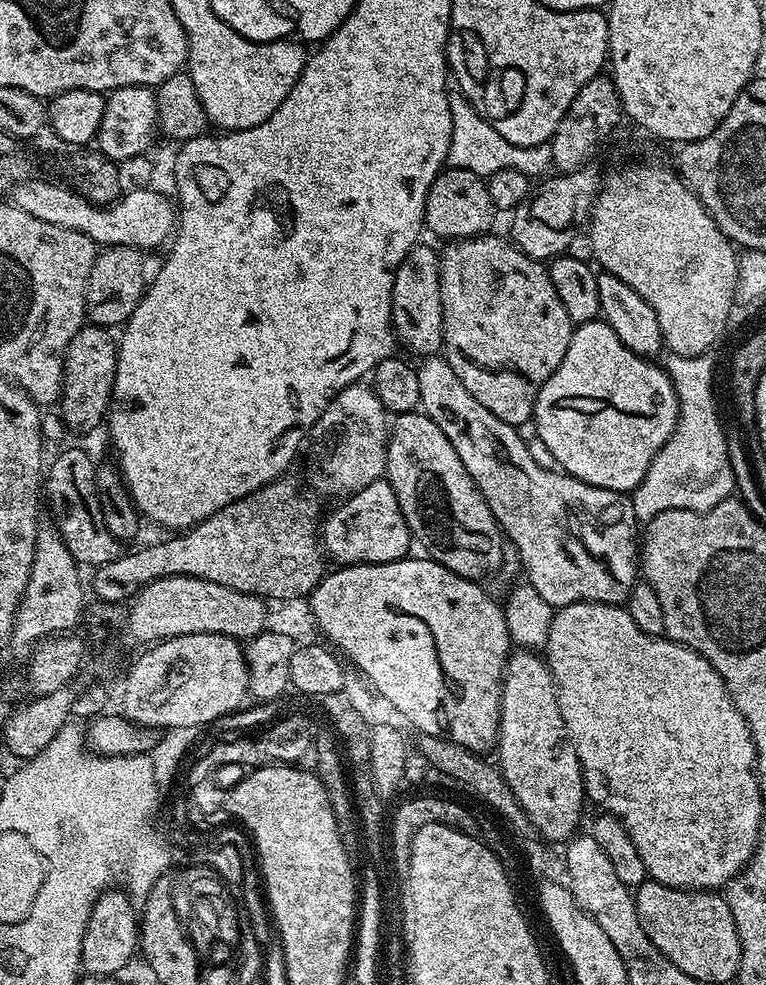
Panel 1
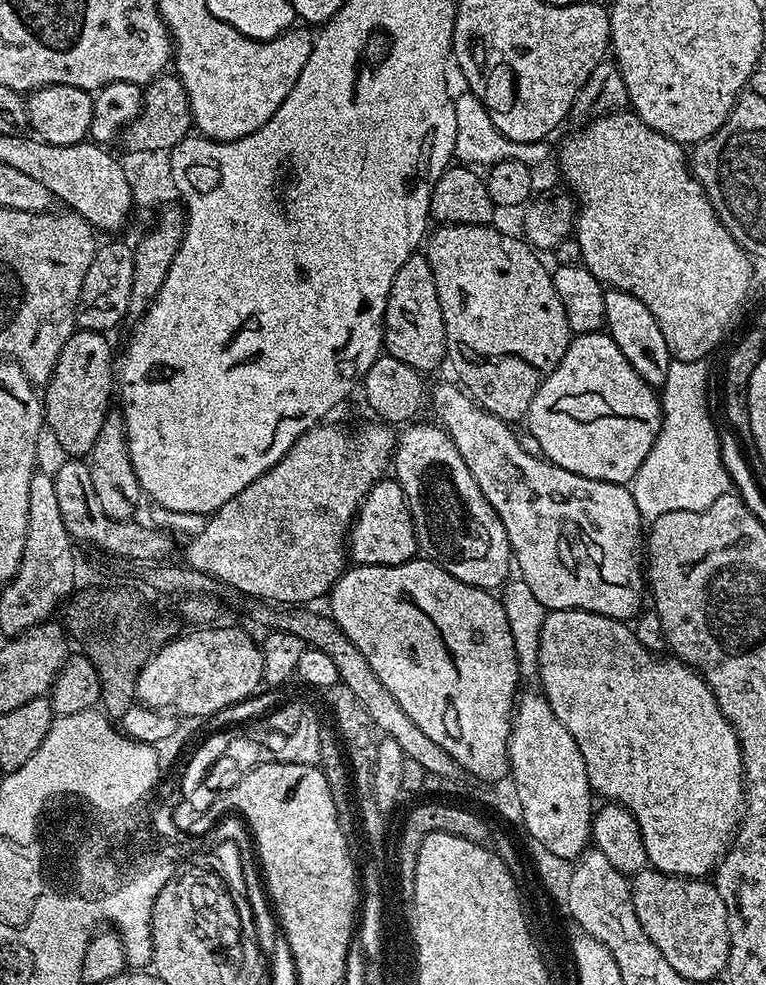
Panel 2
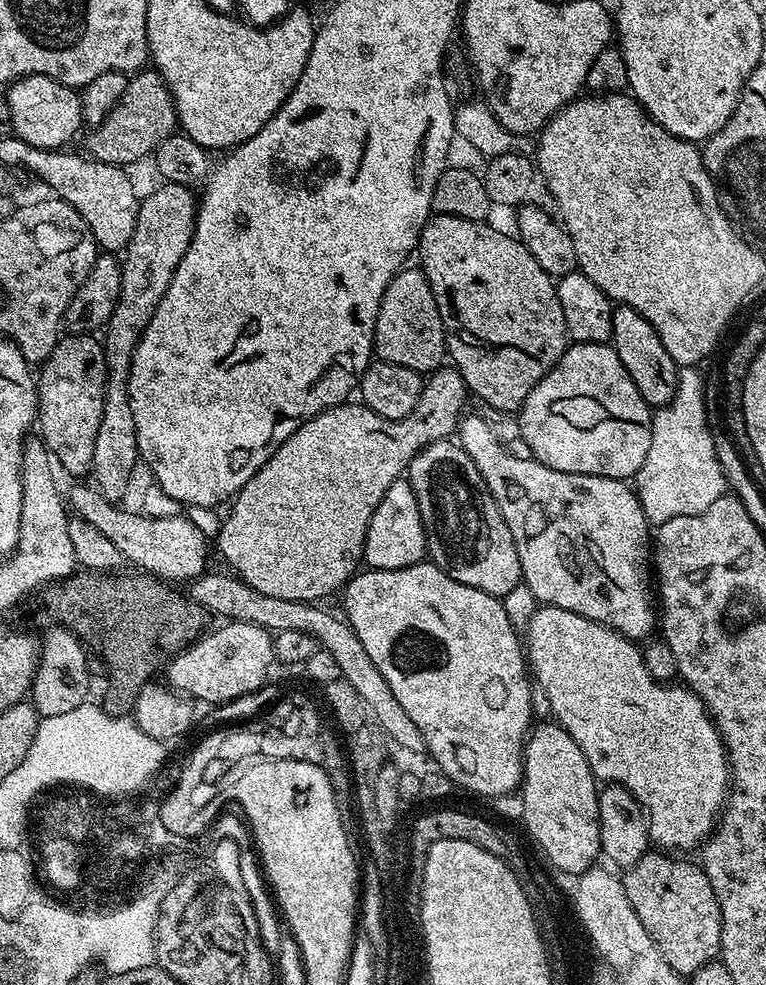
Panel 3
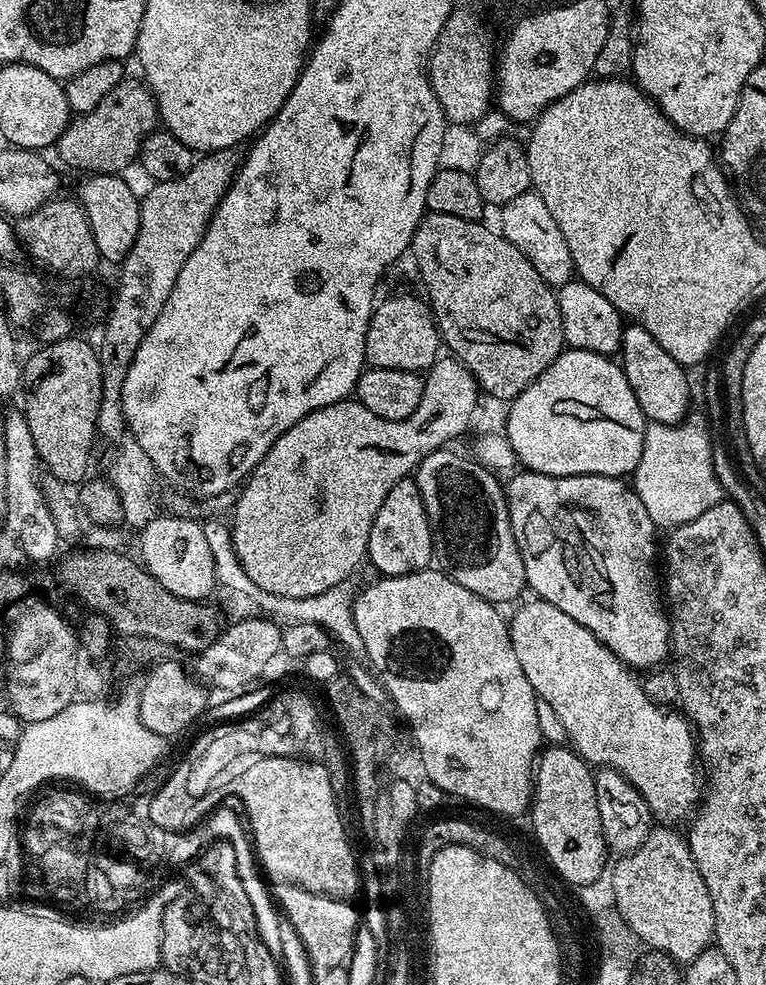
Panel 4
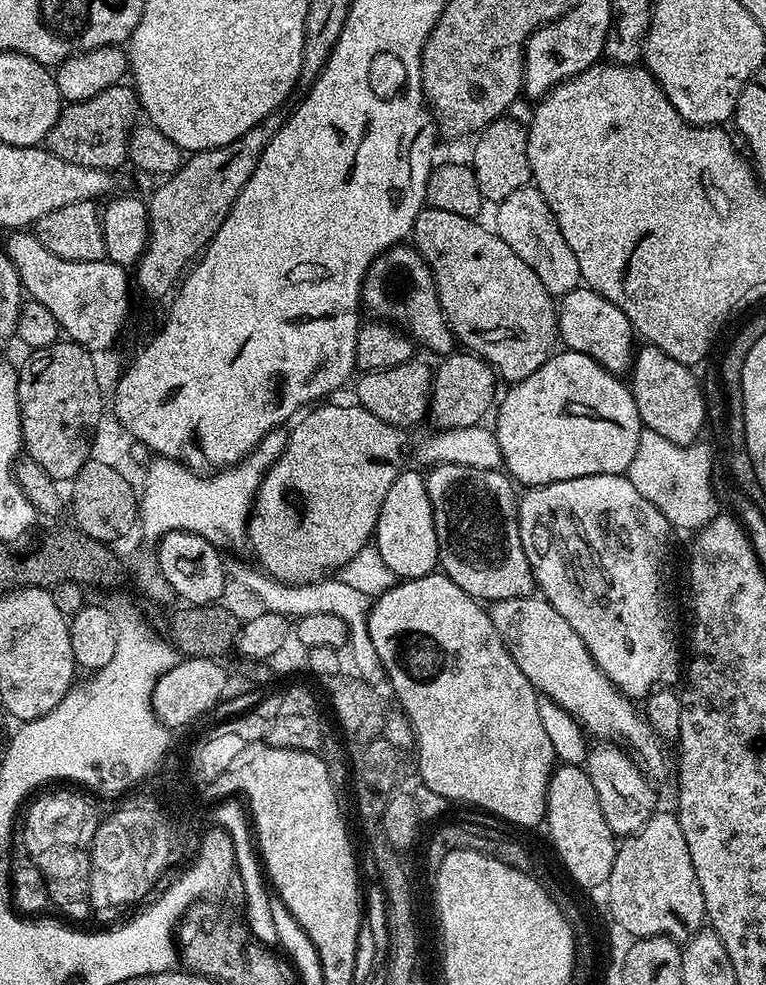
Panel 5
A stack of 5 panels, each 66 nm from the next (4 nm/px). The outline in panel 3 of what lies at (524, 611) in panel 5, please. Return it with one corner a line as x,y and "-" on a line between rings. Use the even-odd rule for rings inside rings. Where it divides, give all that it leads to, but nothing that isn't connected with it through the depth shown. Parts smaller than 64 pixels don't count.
551,606
537,607
537,612
528,620
528,636
526,632
526,663
530,669
531,679
535,687
544,691
548,704
552,707
555,723
565,728
578,742
582,754
586,754
586,762
590,762
590,770
595,774
597,781
605,785
617,784
622,786
634,797
644,810
648,818
648,838
657,849
668,854
688,854
688,851
699,849
704,841
712,834
717,820
720,819
724,801
727,800
730,791
730,769
728,767
728,752
712,721
704,703
687,686
680,682
661,682
653,678
650,670
646,670
643,651
633,641
625,638
620,632
608,628
604,624
594,622
582,614
574,614
570,610
562,610

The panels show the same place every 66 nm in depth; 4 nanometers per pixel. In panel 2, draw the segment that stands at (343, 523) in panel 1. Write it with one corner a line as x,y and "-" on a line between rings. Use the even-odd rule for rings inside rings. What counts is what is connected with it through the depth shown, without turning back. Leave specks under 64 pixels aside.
395,478
379,480
360,503
360,510
352,522
346,547
353,565
398,566
417,555
418,545
414,522
408,509
408,499

